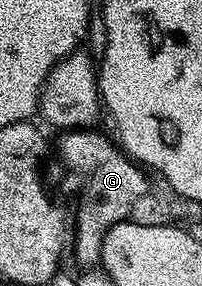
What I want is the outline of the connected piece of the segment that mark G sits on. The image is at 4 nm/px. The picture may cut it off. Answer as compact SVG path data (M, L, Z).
M82 129L62 132L57 145L64 171L64 187L72 187L73 173L79 175L83 187L84 201L78 203L75 213L75 257L85 267L83 269L93 269L100 264L107 231L126 220L138 199L149 191L149 177L143 173L145 171L114 140L109 141L96 131Z

